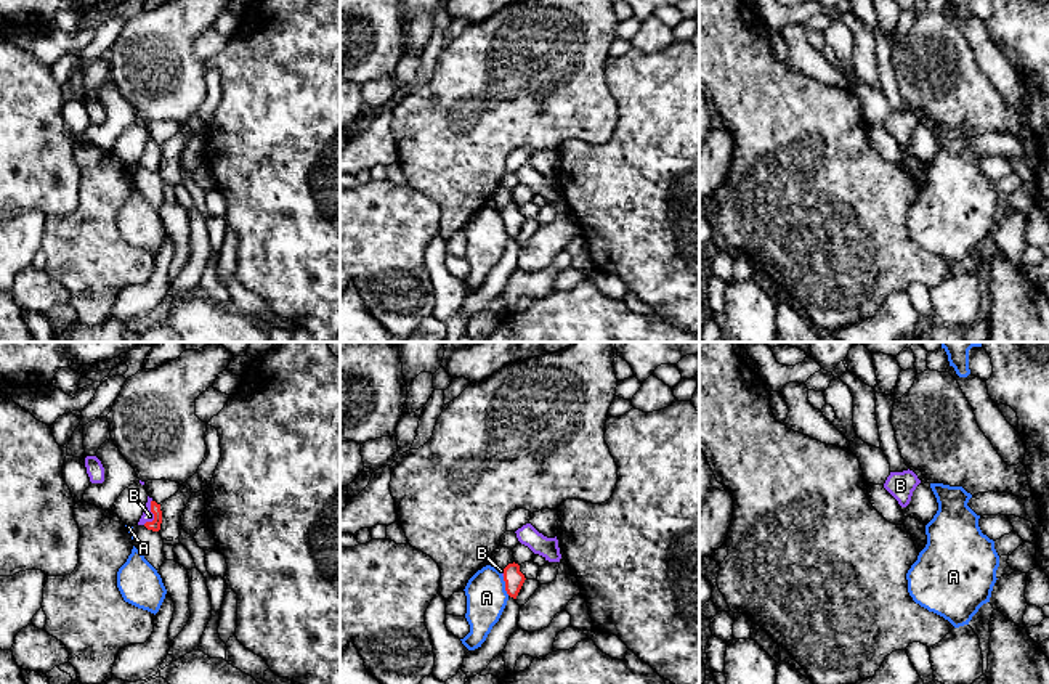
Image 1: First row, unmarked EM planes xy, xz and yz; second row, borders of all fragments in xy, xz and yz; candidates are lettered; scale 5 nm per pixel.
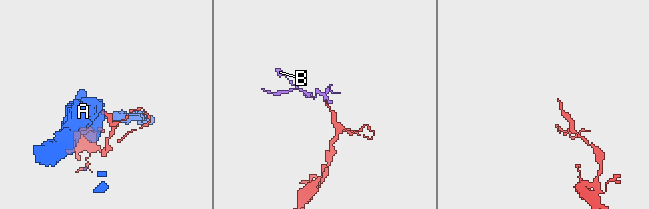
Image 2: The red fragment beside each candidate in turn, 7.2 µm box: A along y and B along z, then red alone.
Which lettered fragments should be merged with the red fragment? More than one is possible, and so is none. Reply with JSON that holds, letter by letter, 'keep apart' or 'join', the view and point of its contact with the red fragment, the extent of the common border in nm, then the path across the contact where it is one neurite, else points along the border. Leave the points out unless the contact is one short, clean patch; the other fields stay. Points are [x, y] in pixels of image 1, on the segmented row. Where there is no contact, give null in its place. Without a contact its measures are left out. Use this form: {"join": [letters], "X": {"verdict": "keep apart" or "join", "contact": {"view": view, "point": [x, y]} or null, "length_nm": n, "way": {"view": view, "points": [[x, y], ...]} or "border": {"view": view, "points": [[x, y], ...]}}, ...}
{"join": ["B"], "A": {"verdict": "keep apart", "contact": {"view": "xz", "point": [506, 586]}, "length_nm": 100}, "B": {"verdict": "join", "contact": {"view": "xy", "point": [153, 512]}, "length_nm": 130, "way": {"view": "xy", "points": [[154, 525], [153, 512], [148, 516]]}}}

